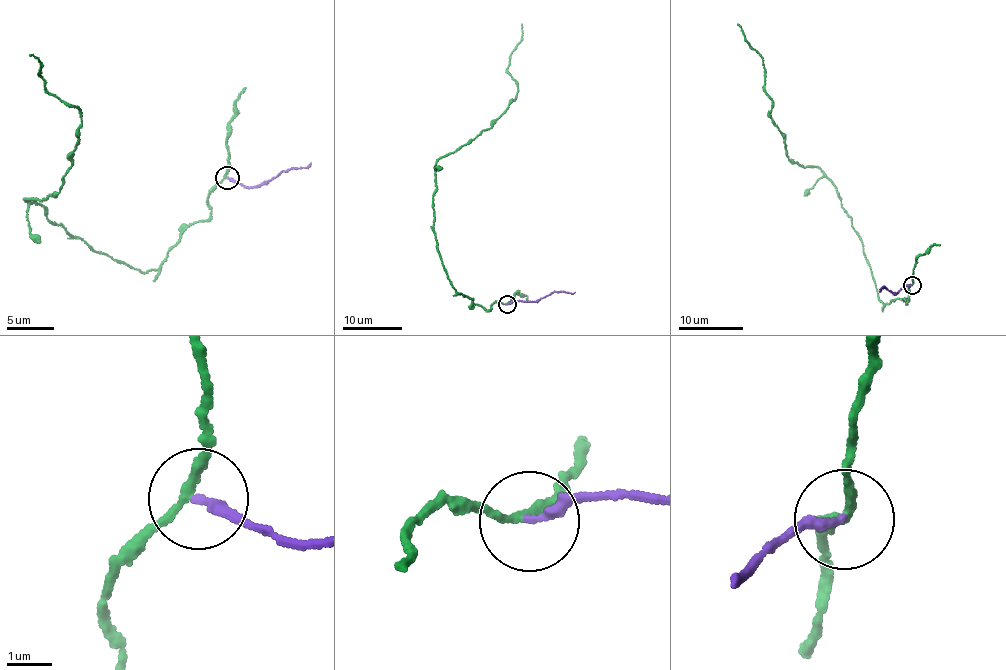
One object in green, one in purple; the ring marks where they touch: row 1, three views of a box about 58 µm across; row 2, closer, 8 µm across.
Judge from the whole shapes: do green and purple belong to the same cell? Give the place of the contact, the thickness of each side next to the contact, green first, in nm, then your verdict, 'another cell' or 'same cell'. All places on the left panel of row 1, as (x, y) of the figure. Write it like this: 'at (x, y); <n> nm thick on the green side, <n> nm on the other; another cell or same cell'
at (227, 178); 180 nm thick on the green side, 200 nm on the other; another cell

